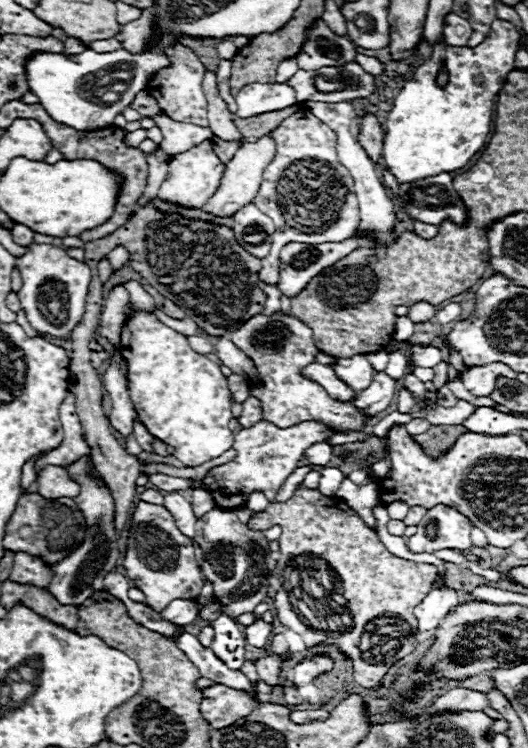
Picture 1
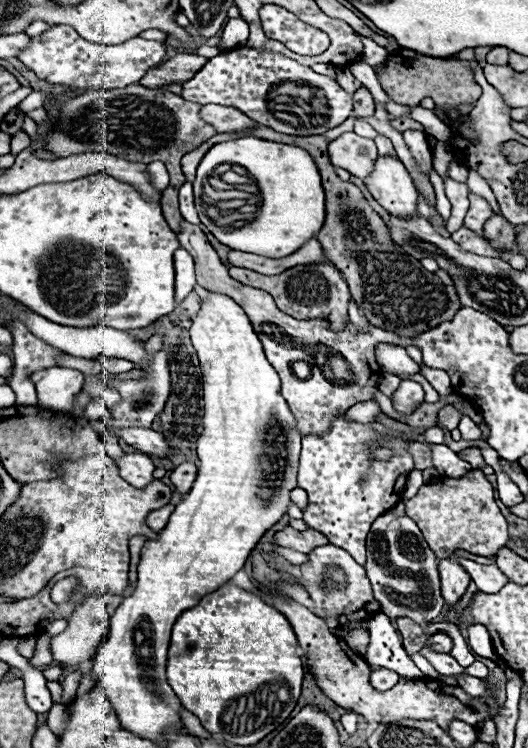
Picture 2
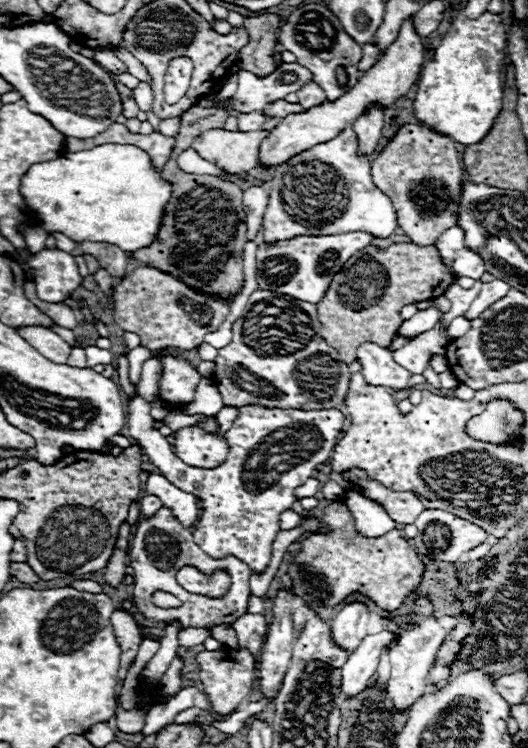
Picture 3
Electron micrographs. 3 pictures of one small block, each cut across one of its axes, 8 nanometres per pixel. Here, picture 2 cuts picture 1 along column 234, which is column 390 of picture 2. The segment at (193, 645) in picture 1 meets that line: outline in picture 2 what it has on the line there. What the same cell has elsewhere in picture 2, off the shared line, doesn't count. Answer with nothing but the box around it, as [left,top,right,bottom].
[370,668,400,692]

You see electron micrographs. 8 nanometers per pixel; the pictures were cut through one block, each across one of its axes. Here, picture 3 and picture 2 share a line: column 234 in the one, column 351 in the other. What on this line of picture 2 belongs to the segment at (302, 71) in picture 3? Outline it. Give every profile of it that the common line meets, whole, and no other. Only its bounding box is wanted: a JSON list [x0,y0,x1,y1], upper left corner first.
[182,46,352,136]

